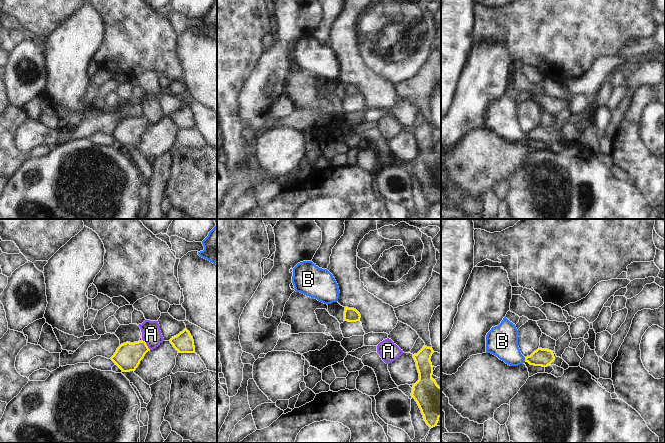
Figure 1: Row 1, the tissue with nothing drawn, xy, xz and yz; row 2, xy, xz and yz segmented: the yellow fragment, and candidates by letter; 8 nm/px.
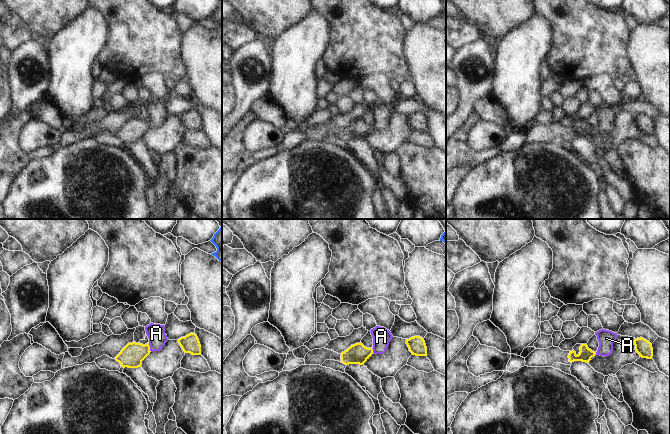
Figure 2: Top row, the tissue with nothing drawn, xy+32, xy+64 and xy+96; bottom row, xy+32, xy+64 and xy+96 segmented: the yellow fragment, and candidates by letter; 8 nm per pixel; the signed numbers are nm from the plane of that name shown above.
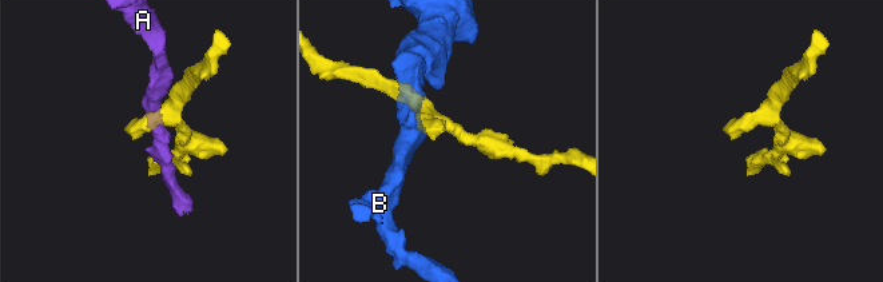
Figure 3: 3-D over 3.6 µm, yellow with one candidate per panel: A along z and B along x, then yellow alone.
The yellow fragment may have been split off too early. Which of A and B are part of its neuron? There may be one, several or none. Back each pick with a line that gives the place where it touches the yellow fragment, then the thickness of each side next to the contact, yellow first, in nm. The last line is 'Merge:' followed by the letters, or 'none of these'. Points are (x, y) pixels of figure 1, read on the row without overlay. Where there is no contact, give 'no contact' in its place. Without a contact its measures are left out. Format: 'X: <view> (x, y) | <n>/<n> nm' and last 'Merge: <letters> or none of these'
Merge: none of these

